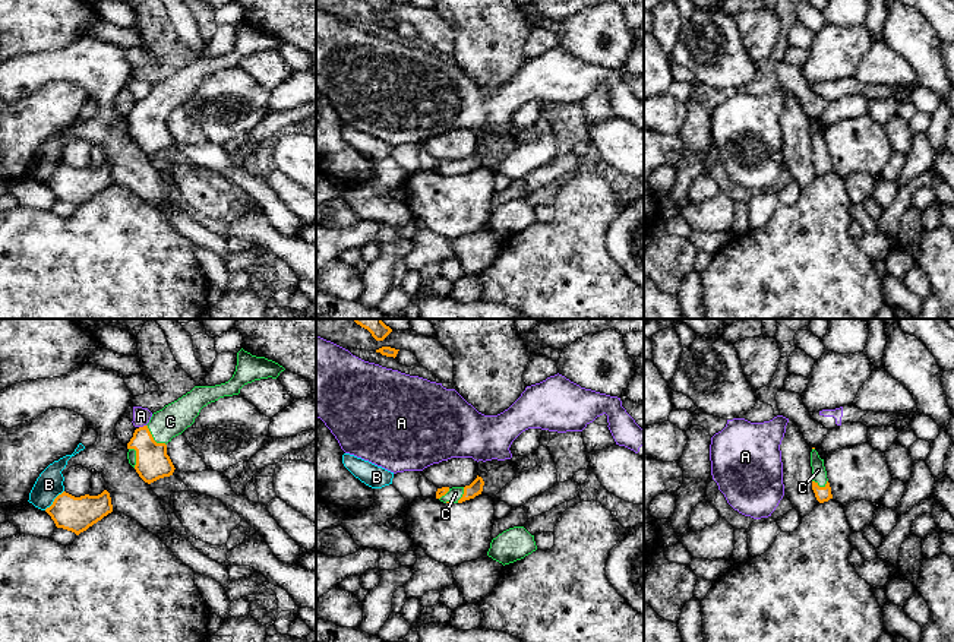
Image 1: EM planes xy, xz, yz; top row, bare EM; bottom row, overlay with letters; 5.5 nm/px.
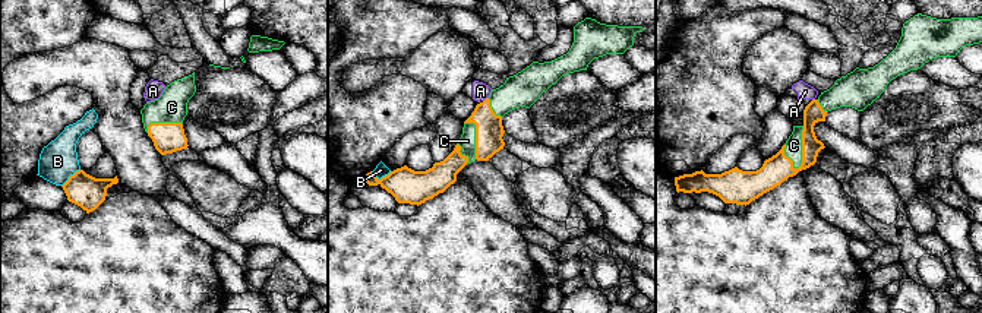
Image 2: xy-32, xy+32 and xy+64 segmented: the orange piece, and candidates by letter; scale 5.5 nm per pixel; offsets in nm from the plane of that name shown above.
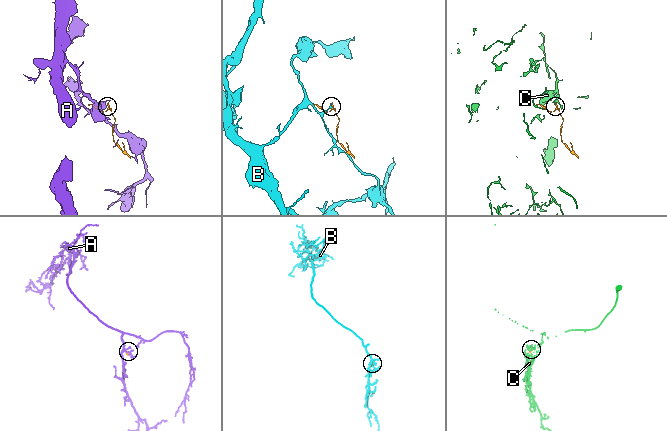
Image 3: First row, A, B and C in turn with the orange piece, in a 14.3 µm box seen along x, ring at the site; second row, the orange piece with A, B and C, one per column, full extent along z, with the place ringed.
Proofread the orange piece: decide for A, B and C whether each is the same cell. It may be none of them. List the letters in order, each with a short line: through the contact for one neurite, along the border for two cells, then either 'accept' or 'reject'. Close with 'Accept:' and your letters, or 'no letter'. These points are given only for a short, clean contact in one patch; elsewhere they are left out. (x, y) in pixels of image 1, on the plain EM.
A: line xy (145, 97), (139, 100); reject
B: line xy (63, 163), (44, 182); reject
C: accept
Accept: C

